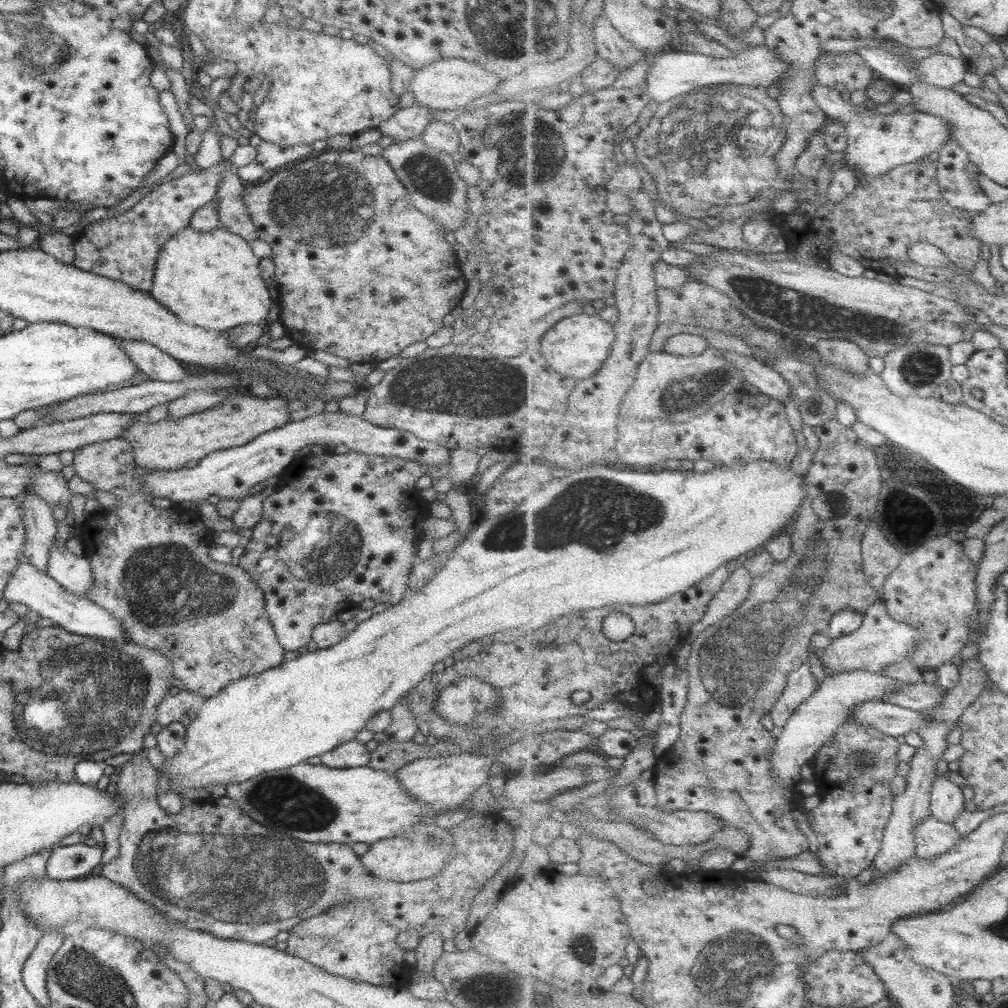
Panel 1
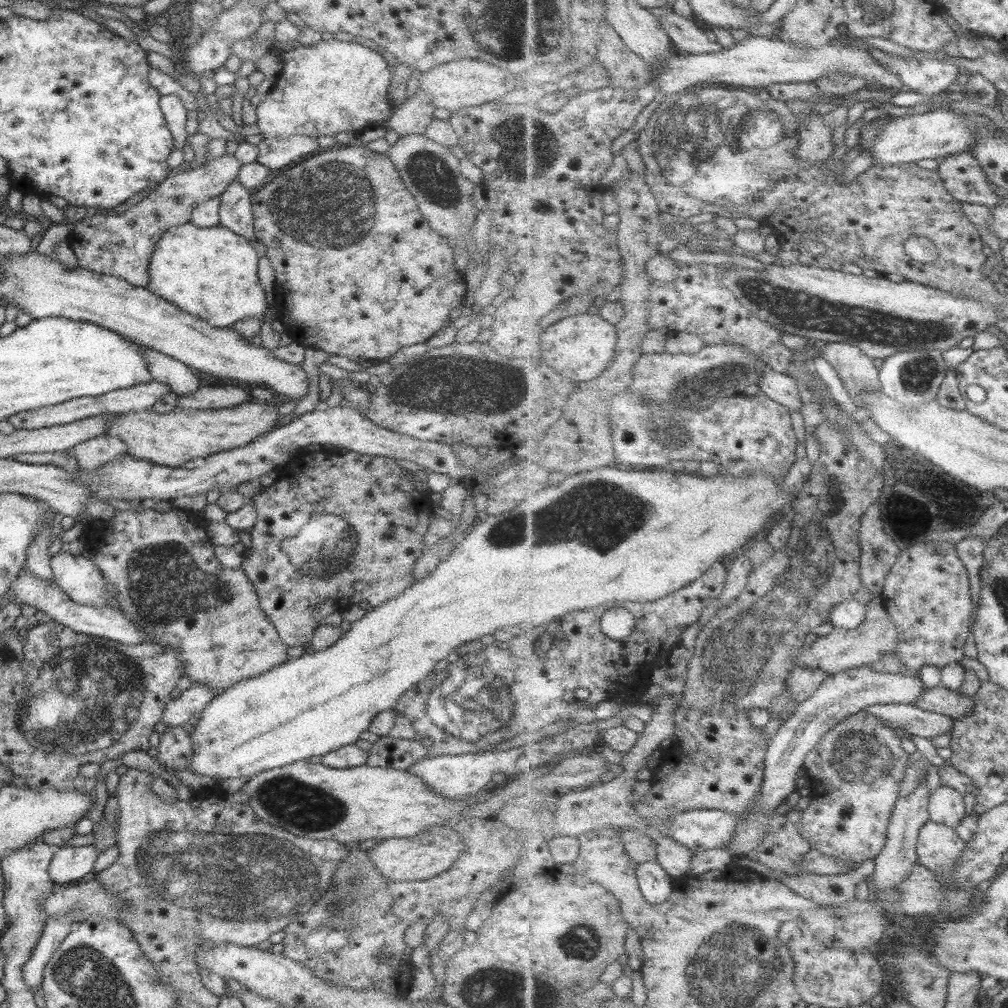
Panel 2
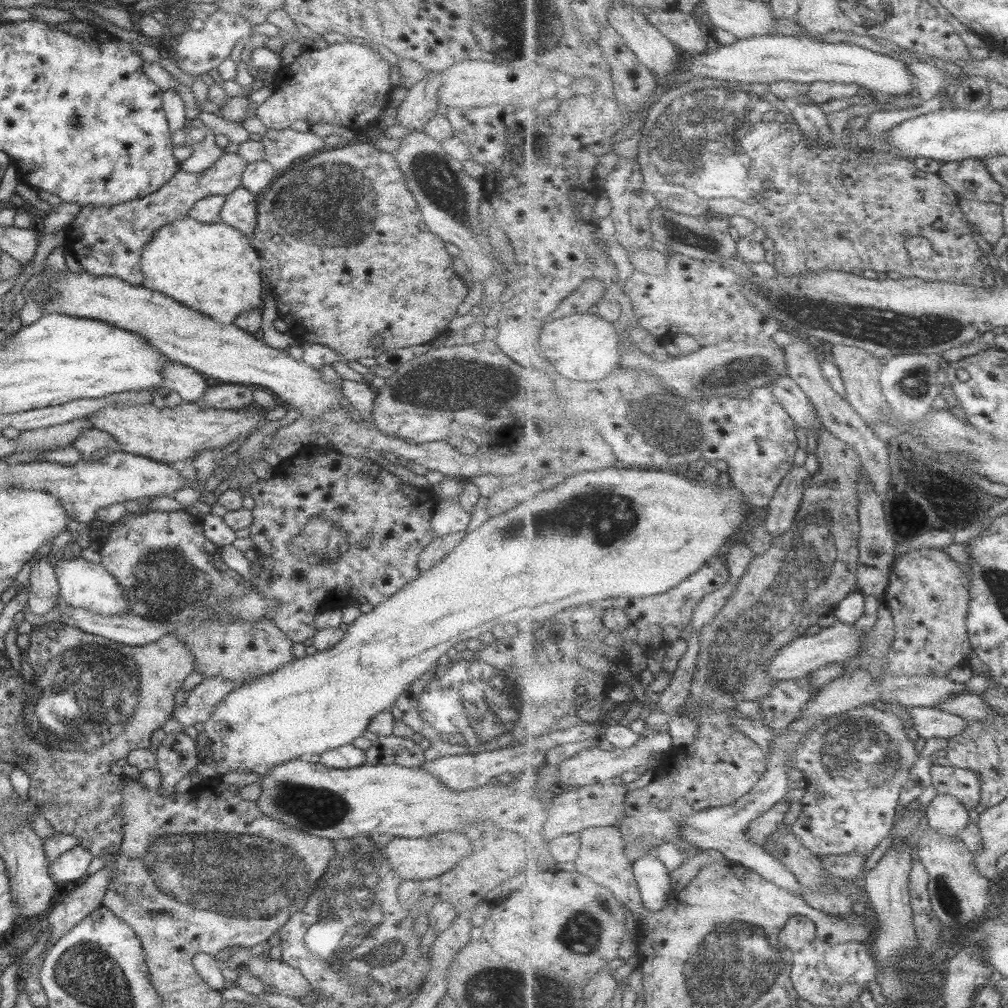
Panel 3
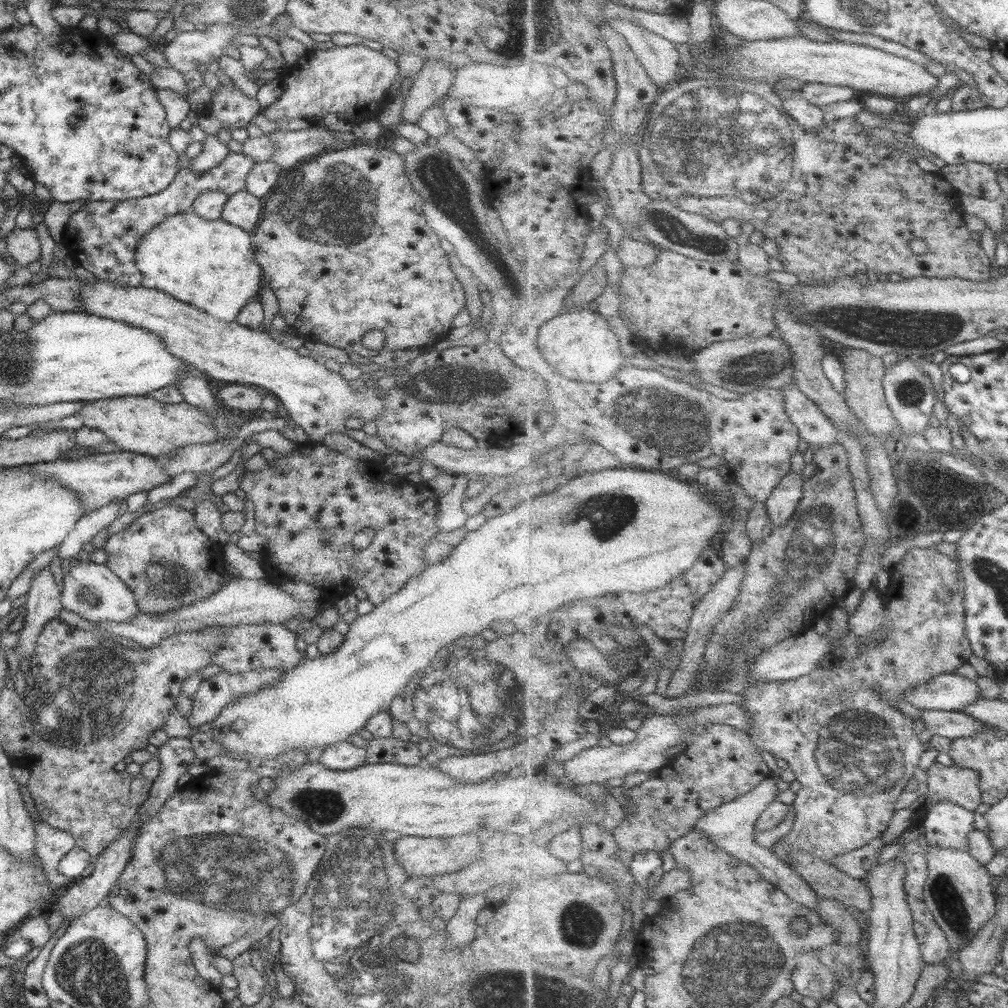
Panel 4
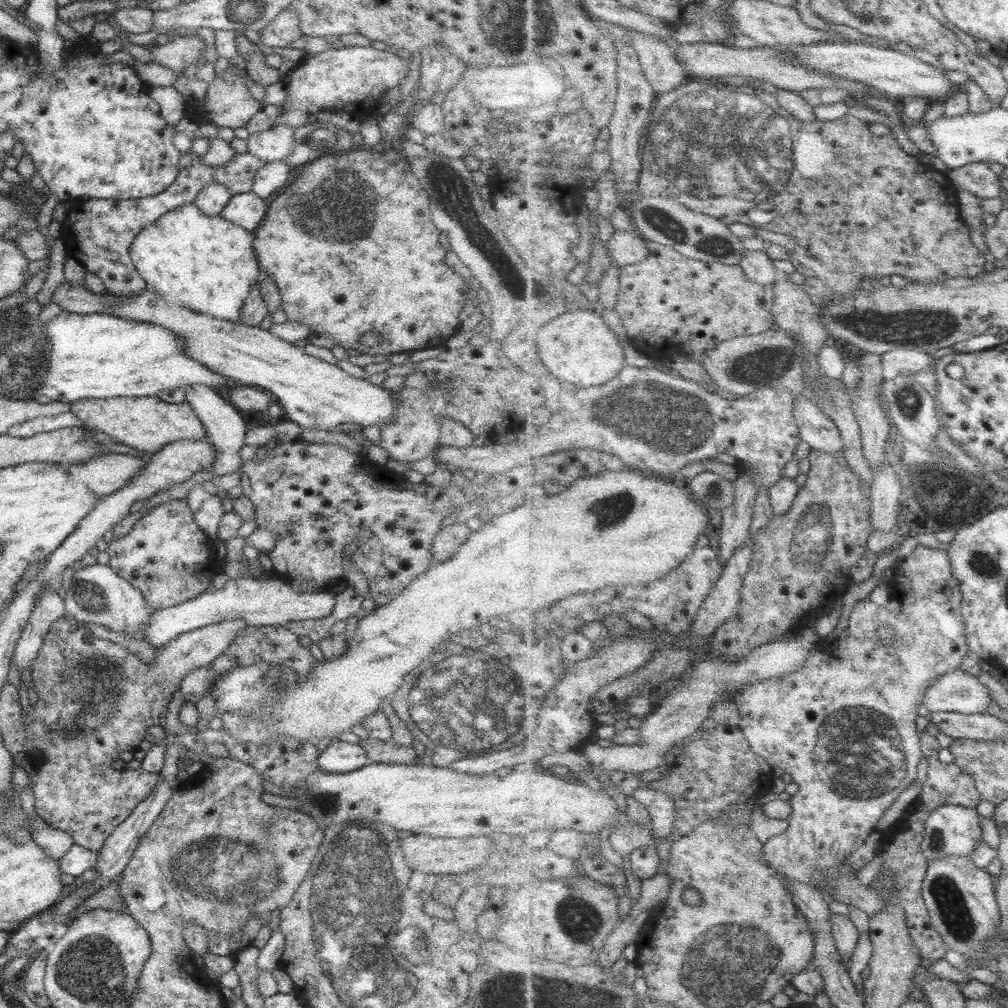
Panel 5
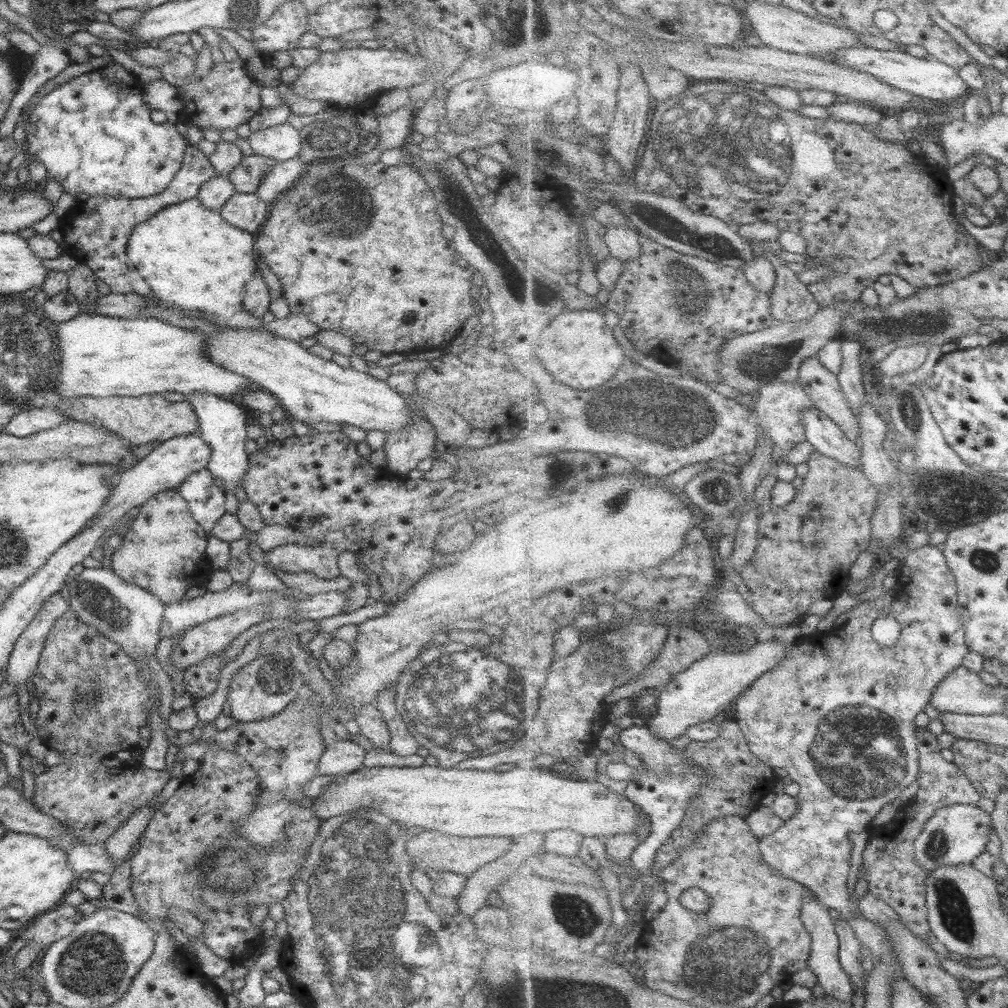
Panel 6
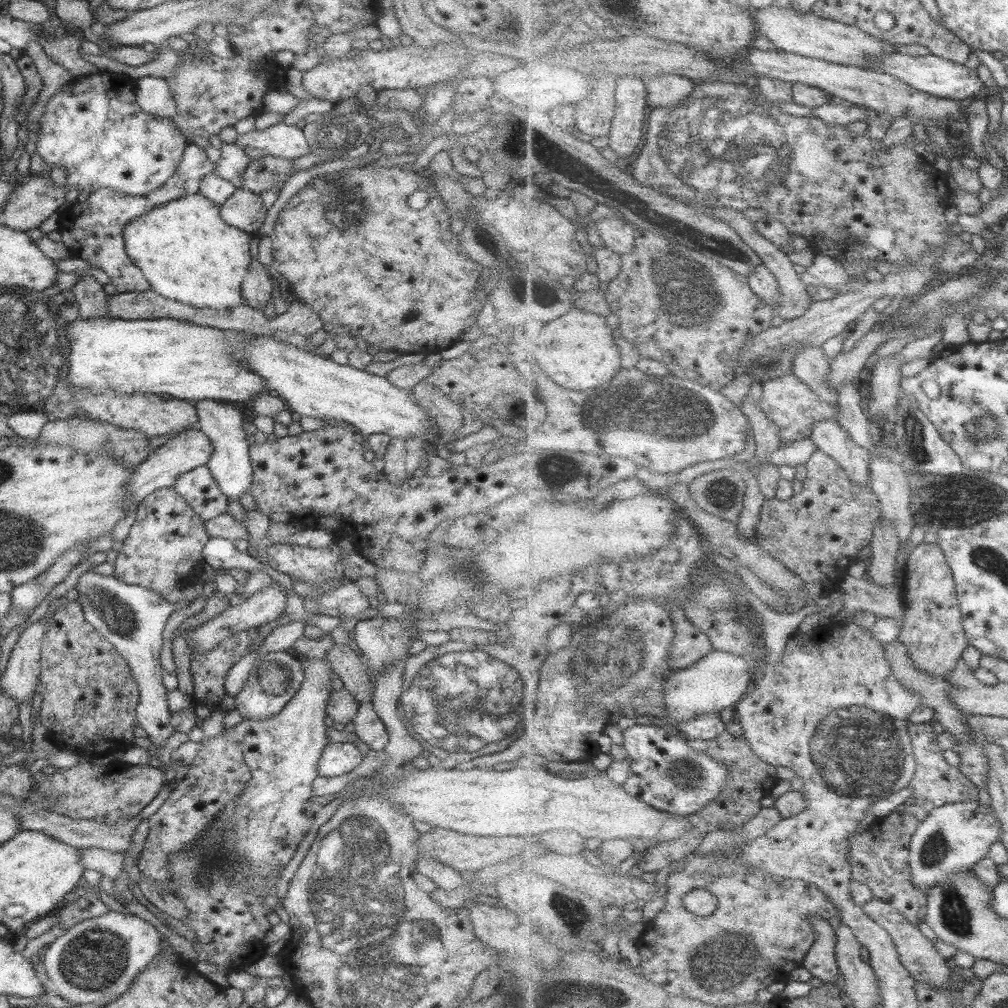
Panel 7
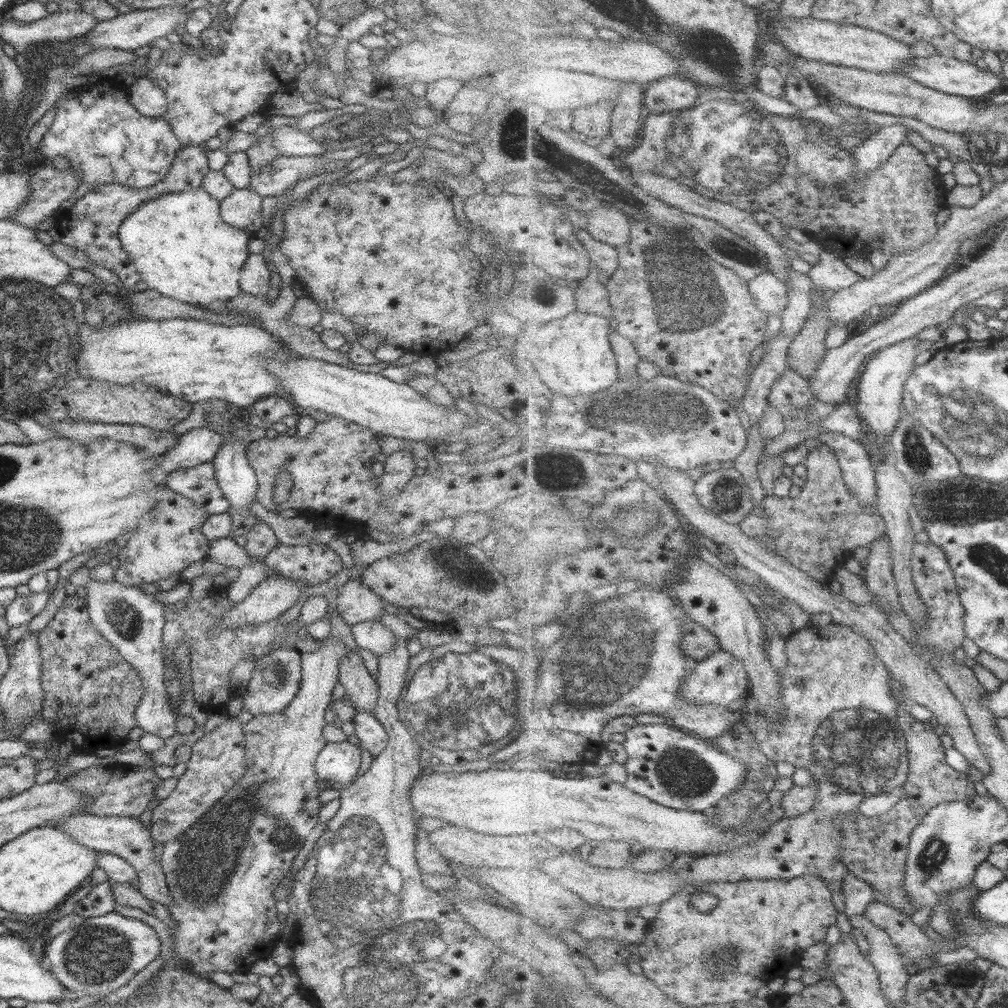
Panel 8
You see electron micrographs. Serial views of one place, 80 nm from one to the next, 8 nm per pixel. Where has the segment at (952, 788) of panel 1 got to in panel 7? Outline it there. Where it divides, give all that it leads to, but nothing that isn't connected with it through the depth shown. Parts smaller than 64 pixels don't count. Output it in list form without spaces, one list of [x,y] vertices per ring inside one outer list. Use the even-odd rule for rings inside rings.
[[[975,800],[934,808],[912,836],[909,862],[913,874],[911,880],[928,897],[931,888],[943,884],[943,880],[974,870],[979,860],[990,856],[991,844],[1001,838],[1002,821],[991,805],[979,804]]]

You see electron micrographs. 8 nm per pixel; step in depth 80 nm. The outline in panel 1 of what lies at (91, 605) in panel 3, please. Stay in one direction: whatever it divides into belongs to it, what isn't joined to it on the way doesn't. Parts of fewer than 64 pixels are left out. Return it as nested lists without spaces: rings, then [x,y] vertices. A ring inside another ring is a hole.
[[[55,540],[48,552],[45,573],[49,575],[57,584],[60,584],[65,590],[75,593],[77,596],[86,597],[86,592],[91,584],[90,564],[85,556],[75,556],[69,552],[63,543],[59,545]]]

